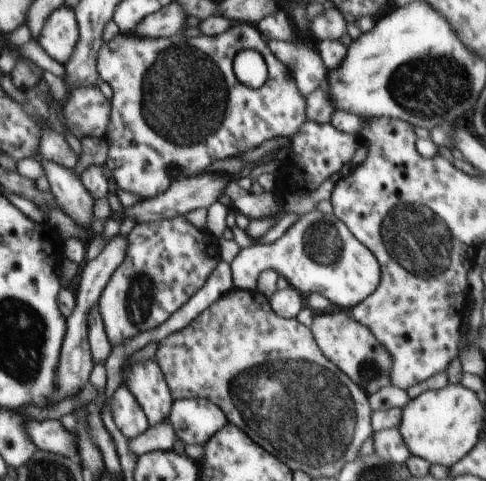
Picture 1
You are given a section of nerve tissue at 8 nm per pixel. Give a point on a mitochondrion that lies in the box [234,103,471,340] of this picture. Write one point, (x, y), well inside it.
(398, 223)

